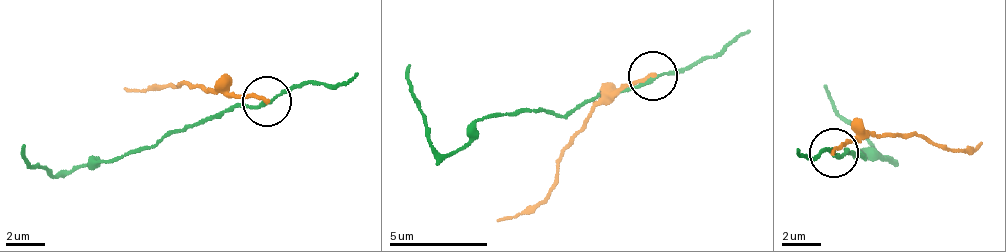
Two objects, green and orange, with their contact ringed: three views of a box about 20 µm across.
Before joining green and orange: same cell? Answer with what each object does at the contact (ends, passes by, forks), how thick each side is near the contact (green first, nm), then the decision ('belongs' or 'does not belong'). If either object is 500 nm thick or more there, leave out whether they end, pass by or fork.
green passes by; orange ends; calibres 150 and 180 nm; does not belong

